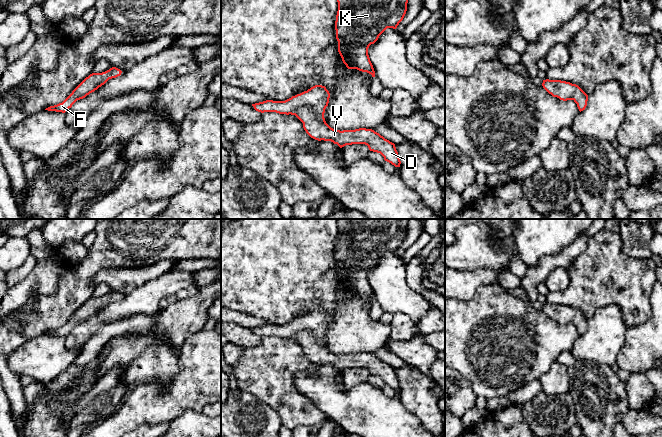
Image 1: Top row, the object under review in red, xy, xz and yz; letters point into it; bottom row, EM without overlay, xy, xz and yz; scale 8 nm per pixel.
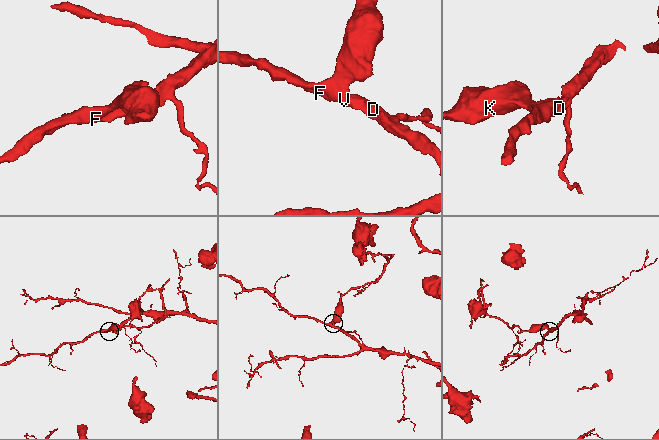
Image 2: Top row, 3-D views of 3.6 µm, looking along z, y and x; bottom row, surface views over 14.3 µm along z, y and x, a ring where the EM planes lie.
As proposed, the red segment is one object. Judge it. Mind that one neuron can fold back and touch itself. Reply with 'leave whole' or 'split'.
leave whole

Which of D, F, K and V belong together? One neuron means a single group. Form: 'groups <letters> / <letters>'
groups D F K V

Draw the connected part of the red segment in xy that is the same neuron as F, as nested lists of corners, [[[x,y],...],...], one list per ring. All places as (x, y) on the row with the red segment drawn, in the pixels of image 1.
[[[112,67],[102,73],[92,73],[86,77],[62,103],[50,106],[45,110],[65,113],[77,100],[85,98],[104,85],[109,79],[116,78],[120,76],[121,73],[122,71],[116,67]]]

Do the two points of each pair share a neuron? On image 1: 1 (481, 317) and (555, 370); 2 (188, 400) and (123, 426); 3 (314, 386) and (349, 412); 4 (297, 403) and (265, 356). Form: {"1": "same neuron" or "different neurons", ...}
{"1": "different neurons", "2": "same neuron", "3": "same neuron", "4": "same neuron"}

